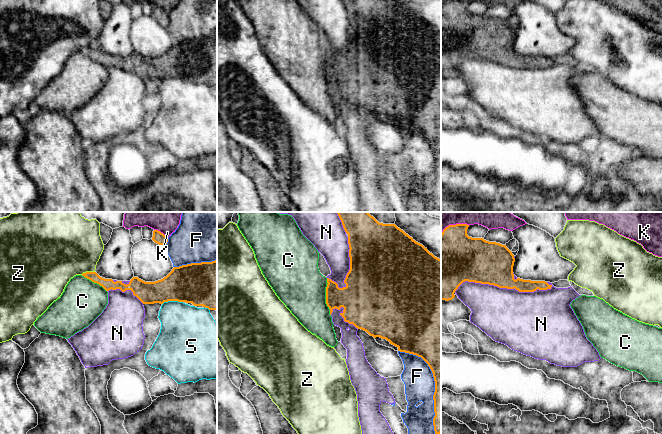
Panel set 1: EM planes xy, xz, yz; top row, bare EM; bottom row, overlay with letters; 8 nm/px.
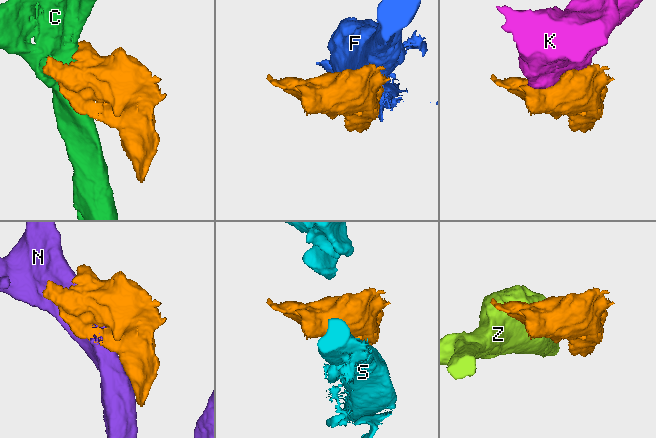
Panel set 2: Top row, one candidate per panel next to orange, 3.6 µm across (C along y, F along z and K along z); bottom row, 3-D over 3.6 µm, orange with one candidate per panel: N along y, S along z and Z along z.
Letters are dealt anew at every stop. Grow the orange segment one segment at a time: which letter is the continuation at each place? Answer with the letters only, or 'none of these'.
none of these

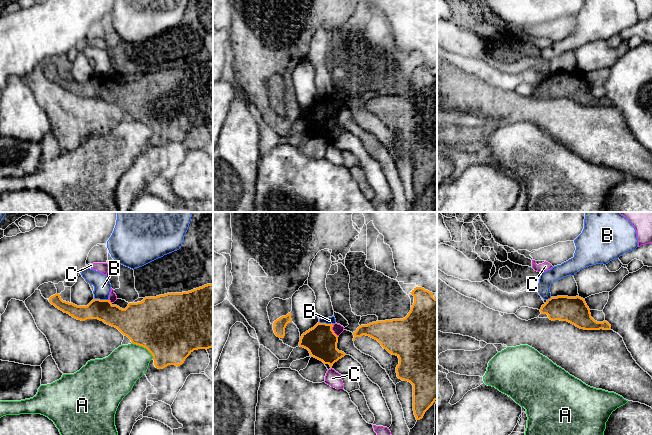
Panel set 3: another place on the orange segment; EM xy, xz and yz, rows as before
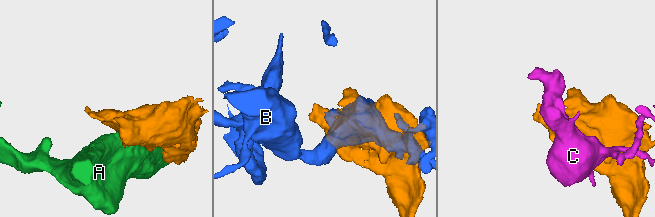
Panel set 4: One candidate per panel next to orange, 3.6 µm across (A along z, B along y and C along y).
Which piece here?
none of these

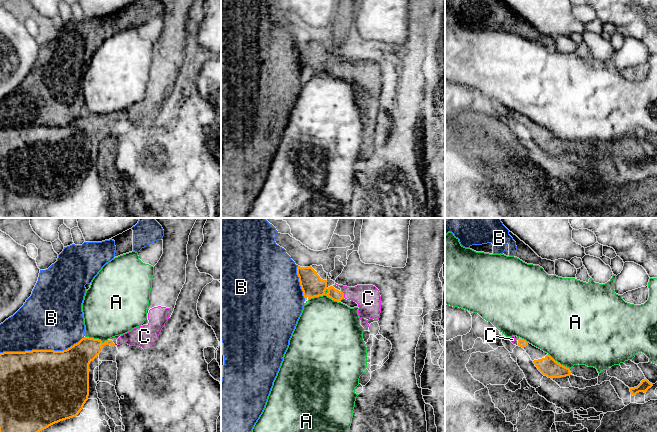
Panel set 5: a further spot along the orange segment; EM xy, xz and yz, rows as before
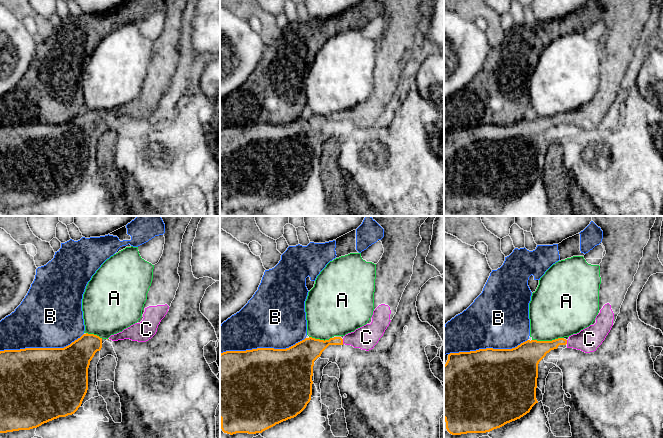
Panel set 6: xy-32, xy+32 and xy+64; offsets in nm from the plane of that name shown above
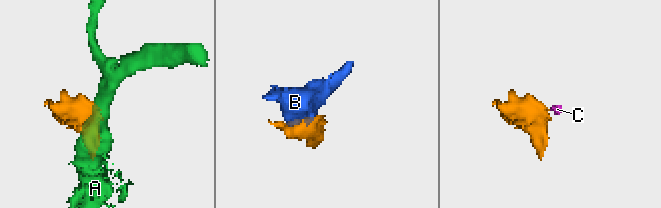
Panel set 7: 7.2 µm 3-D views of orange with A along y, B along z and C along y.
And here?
C

